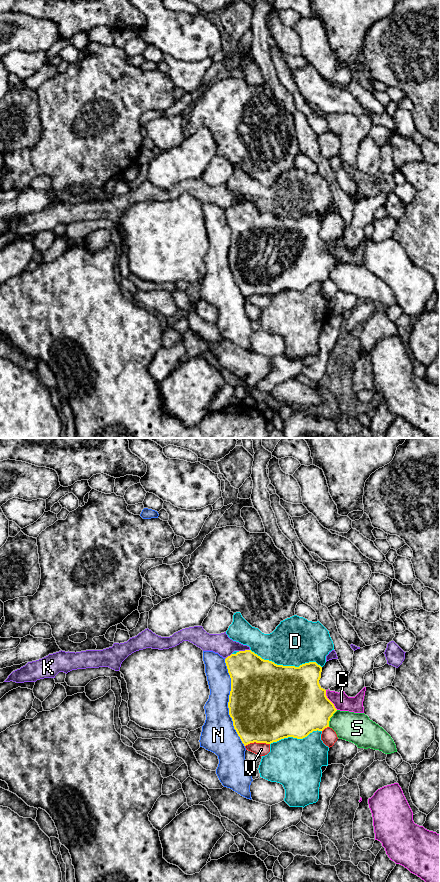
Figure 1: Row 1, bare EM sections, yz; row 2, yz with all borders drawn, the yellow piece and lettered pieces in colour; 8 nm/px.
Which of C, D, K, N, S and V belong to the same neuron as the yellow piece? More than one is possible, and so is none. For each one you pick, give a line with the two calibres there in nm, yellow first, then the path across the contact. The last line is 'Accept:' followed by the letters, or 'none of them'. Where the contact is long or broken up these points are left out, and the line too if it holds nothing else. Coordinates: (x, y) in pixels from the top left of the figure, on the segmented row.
Accept: none of them

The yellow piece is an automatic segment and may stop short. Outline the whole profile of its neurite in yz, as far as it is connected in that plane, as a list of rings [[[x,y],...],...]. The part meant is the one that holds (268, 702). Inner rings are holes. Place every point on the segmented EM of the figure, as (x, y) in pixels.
[[[245,650],[231,654],[225,659],[225,663],[231,678],[229,715],[244,746],[254,742],[271,744],[288,737],[303,739],[313,731],[323,731],[329,727],[330,718],[337,709],[327,698],[326,690],[319,684],[322,667],[316,662],[299,667],[277,665],[262,659],[251,650]]]

